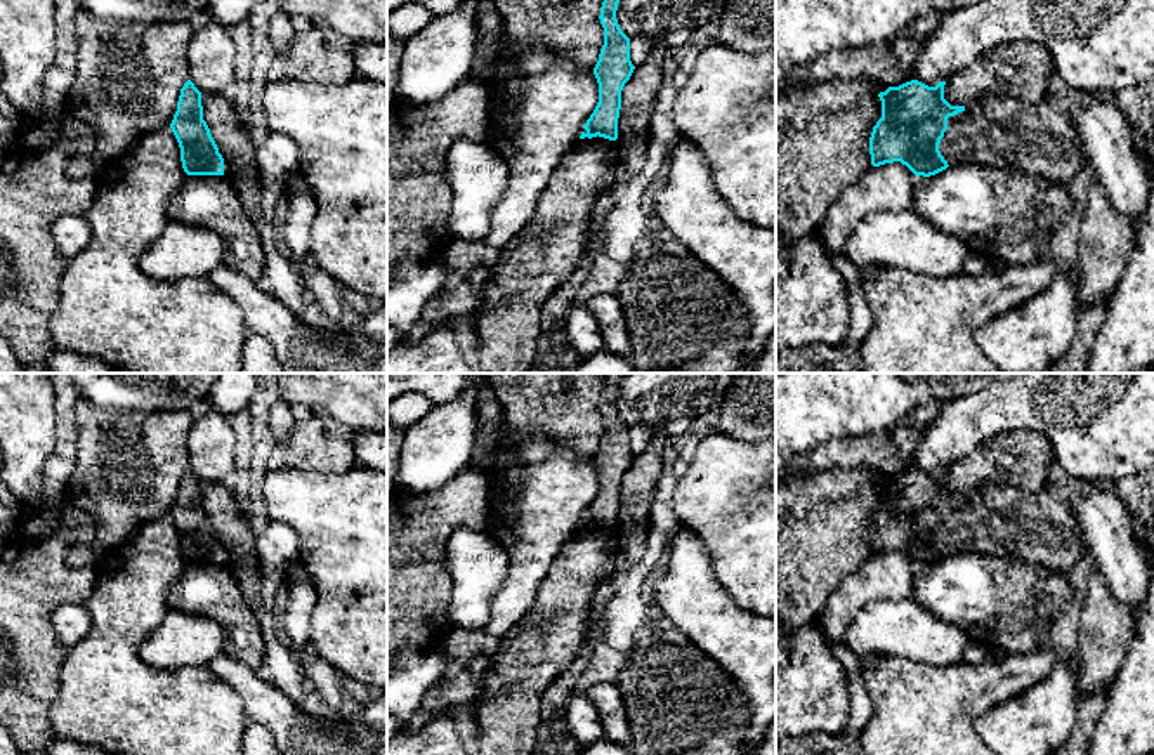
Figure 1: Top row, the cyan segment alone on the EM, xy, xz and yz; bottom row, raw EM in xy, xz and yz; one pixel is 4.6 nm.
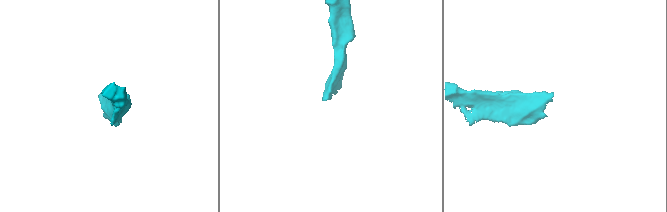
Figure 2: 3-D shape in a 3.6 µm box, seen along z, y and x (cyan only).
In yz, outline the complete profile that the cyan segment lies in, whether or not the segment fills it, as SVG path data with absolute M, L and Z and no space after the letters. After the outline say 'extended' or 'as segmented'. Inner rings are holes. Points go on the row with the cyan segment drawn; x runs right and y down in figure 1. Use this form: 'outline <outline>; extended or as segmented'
outline M918 80L880 92L882 118L869 137L871 165L901 161L915 175L930 177L949 165L975 163L1022 170L1053 182L1071 181L1086 163L1069 111L1107 101L1116 106L1131 130L1133 146L1151 174L1154 165L1154 82L1124 90L1081 92L1055 83L1039 102L1026 102L1010 94L987 94L965 106L951 106L944 99L946 82L928 87Z; extended

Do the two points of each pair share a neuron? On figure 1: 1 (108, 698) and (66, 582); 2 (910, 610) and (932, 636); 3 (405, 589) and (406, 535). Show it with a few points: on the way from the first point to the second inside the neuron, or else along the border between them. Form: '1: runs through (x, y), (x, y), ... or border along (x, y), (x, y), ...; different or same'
1: border along (96, 566), (94, 590), (84, 601); different
2: runs through (913, 617), (925, 629); same
3: runs through (405, 575), (405, 549); same

